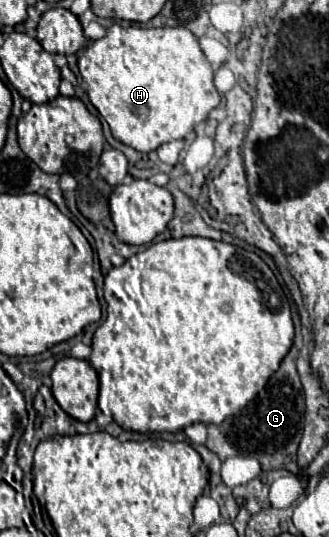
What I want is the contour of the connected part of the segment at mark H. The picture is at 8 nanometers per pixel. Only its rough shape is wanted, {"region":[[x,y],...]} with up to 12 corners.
{"region":[[113,24],[79,56],[91,104],[139,152],[221,102],[185,26]]}

